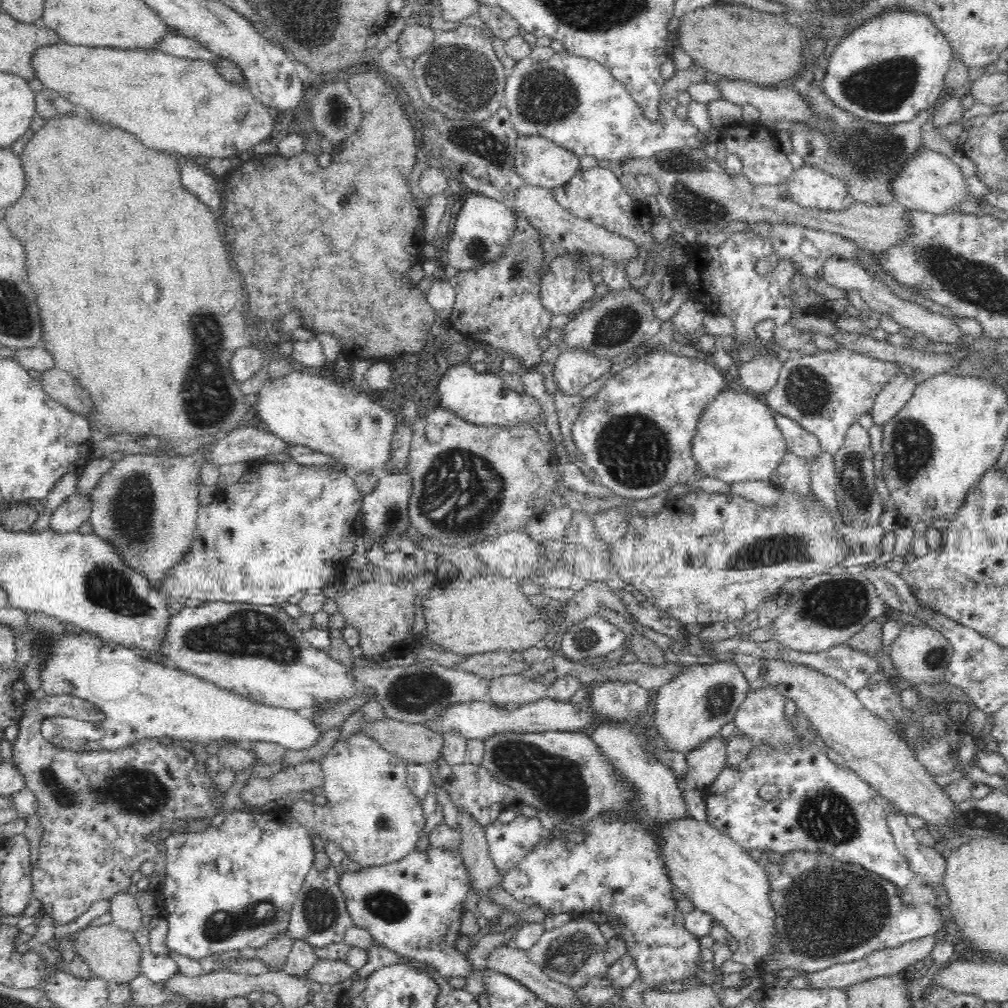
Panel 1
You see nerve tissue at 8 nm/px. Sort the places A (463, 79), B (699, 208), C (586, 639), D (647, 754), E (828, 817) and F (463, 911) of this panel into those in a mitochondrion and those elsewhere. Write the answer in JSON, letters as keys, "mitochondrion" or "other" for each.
{"A":"mitochondrion","B":"mitochondrion","C":"mitochondrion","D":"other","E":"mitochondrion","F":"other"}

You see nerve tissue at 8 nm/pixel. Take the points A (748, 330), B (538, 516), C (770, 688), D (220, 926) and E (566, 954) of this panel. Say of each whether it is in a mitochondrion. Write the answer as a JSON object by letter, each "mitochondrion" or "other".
{"A":"other","B":"other","C":"other","D":"mitochondrion","E":"mitochondrion"}

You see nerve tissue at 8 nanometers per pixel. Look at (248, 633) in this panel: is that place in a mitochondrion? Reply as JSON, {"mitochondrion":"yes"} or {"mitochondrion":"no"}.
{"mitochondrion":"yes"}

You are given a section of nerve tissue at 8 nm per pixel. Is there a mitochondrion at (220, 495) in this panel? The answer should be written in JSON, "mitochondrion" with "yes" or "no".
{"mitochondrion":"no"}

